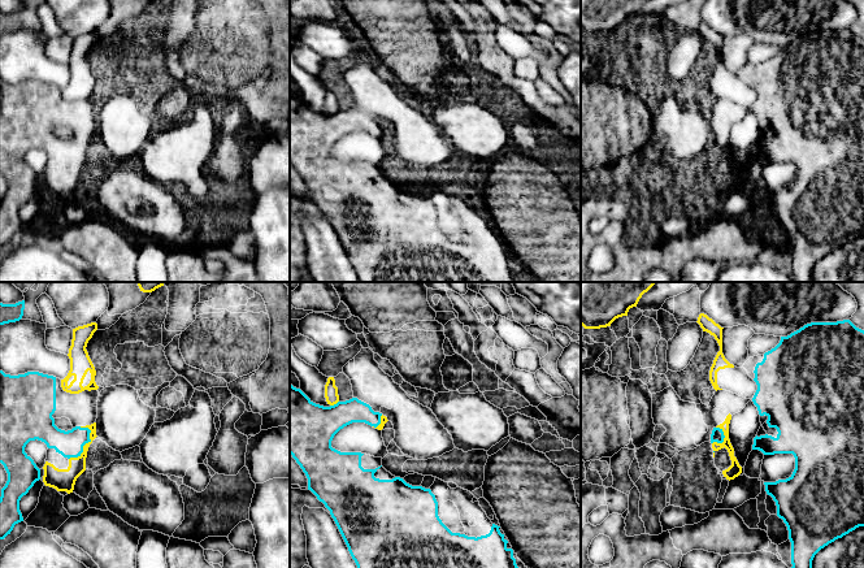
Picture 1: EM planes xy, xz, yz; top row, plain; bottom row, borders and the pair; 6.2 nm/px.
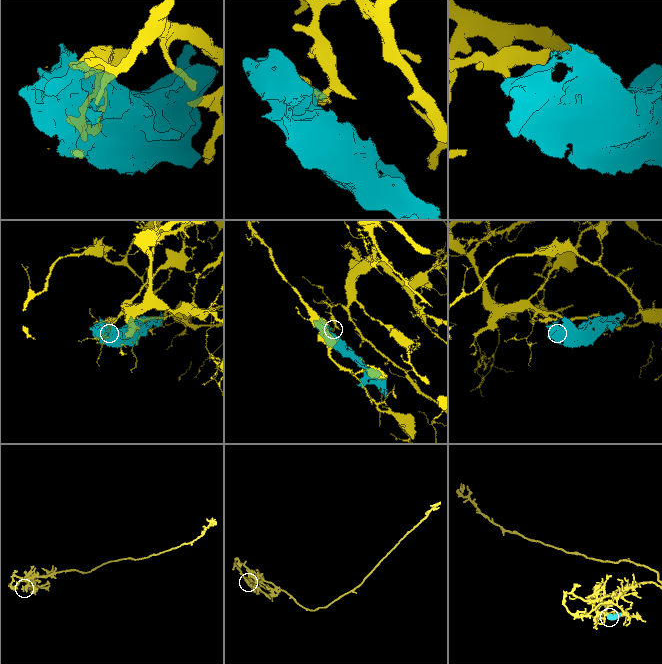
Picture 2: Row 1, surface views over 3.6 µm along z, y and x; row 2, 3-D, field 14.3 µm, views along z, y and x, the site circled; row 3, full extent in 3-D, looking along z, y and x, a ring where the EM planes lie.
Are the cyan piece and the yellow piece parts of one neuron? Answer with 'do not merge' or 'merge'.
do not merge

